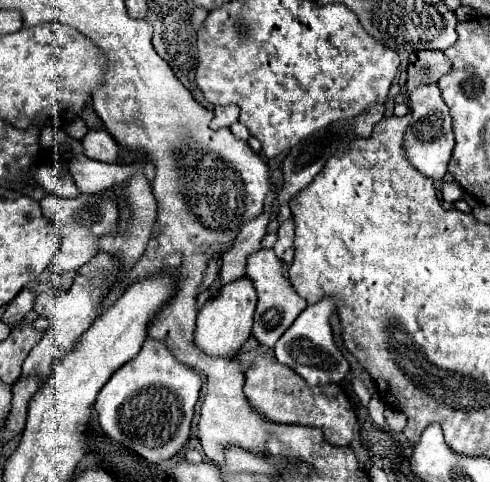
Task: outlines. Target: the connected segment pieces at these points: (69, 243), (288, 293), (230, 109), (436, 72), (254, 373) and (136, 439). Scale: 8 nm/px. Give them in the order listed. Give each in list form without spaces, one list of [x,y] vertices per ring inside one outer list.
[[[48,194],[42,202],[44,214],[52,220],[56,230],[60,232],[62,244],[58,254],[54,256],[50,268],[54,270],[78,270],[86,262],[90,262],[98,250],[98,240],[102,234],[112,232],[118,224],[118,206],[112,198],[98,194],[78,194],[76,198],[64,198],[58,194]]]
[[[258,250],[248,256],[246,266],[248,278],[254,282],[254,288],[258,292],[258,306],[254,312],[254,326],[252,334],[256,340],[264,346],[274,346],[276,340],[288,330],[288,326],[296,320],[296,316],[306,308],[306,300],[296,294],[294,286],[284,276],[284,262],[274,254],[274,250]]]
[[[230,104],[230,106],[216,106],[214,108],[214,120],[210,122],[210,126],[214,130],[218,128],[228,128],[230,124],[238,122],[238,106]]]
[[[416,50],[410,54],[408,64],[408,82],[406,92],[398,98],[398,102],[410,104],[408,94],[416,90],[420,84],[436,84],[440,76],[448,74],[452,68],[450,60],[444,56],[444,52],[432,52],[432,50]]]
[[[256,358],[256,362],[246,370],[244,392],[250,404],[272,422],[318,426],[326,440],[334,446],[348,446],[353,439],[357,414],[346,392],[338,384],[308,386],[292,368],[270,358]]]
[[[144,340],[142,350],[128,364],[120,366],[98,392],[94,408],[102,430],[116,442],[134,450],[148,462],[160,464],[174,458],[188,442],[194,404],[200,396],[200,374],[174,360],[174,352],[164,340]]]

